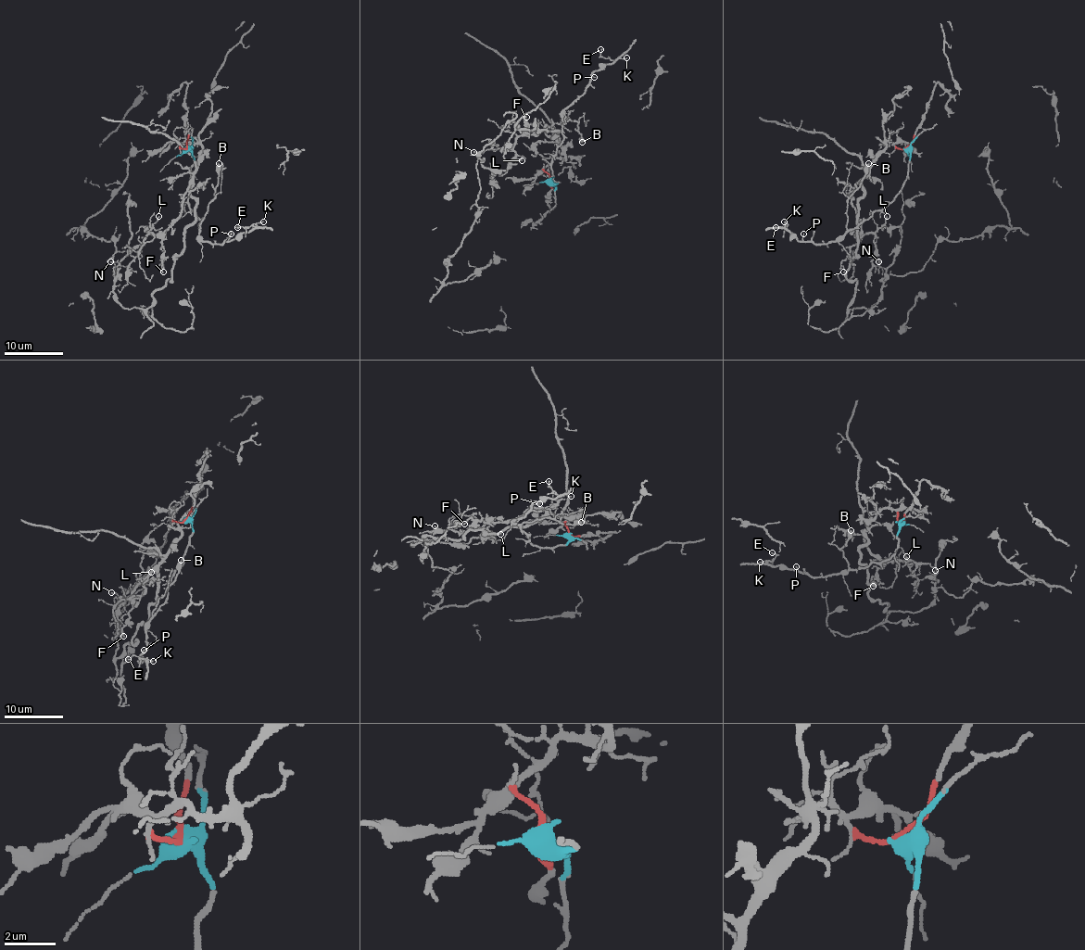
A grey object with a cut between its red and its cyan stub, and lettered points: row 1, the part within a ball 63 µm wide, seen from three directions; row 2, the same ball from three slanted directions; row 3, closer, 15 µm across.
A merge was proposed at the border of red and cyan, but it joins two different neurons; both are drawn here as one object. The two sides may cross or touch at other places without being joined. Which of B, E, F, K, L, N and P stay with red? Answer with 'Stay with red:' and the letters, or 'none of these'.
Stay with red: F, L, N

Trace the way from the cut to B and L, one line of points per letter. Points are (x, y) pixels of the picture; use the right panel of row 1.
B: (907, 147), (911, 154), (906, 180), (897, 196), (848, 229), (847, 199), (860, 184), (864, 167), (869, 162)
L: (907, 147), (899, 149), (887, 140), (885, 149), (852, 192), (851, 202), (863, 234), (885, 223), (887, 216)

